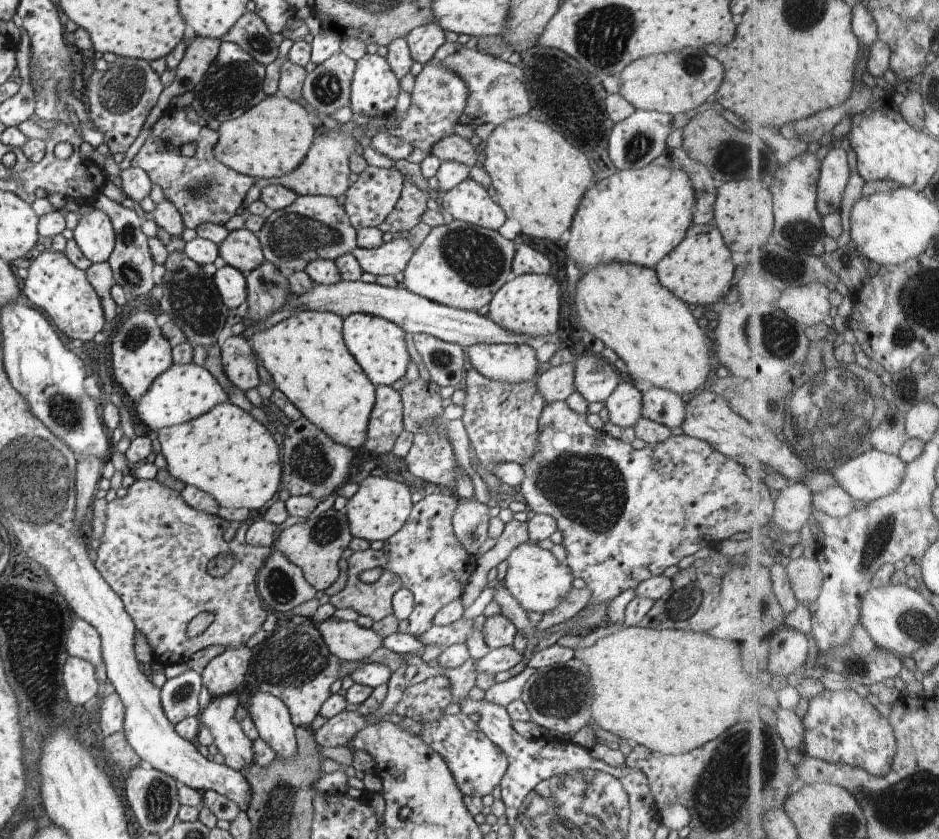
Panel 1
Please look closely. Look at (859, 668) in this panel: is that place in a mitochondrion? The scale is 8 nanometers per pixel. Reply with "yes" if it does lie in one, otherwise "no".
yes

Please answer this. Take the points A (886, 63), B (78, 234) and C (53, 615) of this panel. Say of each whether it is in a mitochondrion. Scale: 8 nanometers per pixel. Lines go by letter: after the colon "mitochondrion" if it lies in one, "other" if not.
A: other
B: other
C: other

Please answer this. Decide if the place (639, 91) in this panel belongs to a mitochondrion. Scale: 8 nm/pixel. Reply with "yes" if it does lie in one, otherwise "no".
no

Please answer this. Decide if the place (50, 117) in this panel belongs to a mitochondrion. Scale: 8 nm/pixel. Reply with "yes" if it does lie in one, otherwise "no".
yes

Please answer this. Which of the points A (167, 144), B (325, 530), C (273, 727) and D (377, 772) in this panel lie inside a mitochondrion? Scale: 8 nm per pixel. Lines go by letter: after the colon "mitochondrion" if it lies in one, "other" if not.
A: other
B: mitochondrion
C: other
D: other

